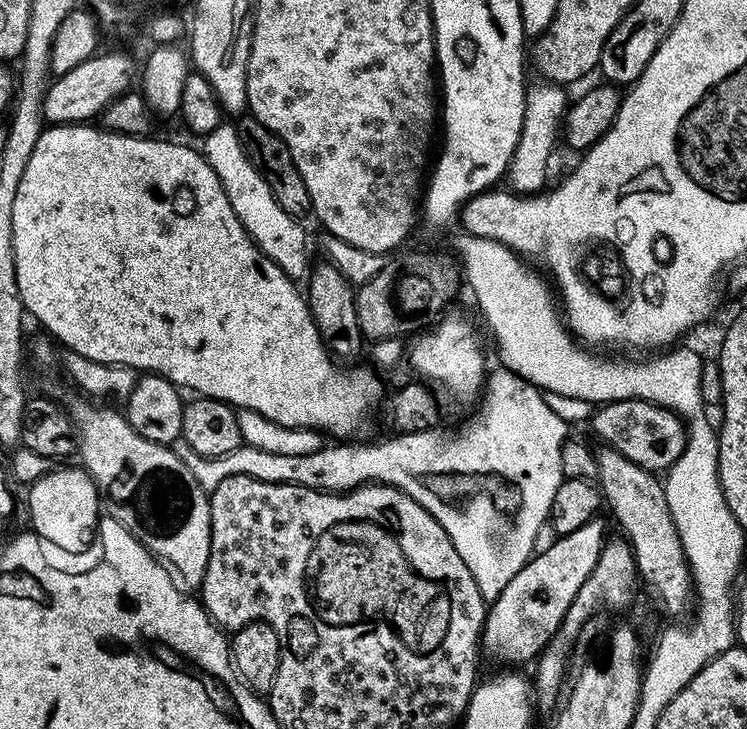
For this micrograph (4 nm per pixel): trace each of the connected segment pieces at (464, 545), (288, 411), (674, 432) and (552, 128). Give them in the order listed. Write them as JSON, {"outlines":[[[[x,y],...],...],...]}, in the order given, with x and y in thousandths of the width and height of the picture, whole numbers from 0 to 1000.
{"outlines":[[[[665,502],[652,512],[645,542],[641,545],[643,561],[632,571],[632,578],[617,593],[606,598],[582,598],[578,590],[562,593],[535,593],[526,604],[511,604],[506,609],[471,609],[477,606],[450,606],[443,612],[426,616],[420,623],[356,623],[356,617],[324,612],[308,623],[296,626],[272,626],[260,617],[245,601],[236,605],[233,617],[265,656],[270,672],[282,678],[292,661],[303,661],[309,653],[333,653],[351,661],[368,664],[398,664],[411,669],[427,669],[431,675],[470,675],[471,671],[490,664],[517,664],[542,675],[565,700],[570,700],[597,727],[597,738],[608,743],[608,754],[618,771],[624,771],[624,782],[635,787],[635,798],[649,826],[657,826],[677,809],[683,793],[704,776],[719,756],[718,739],[723,728],[731,724],[739,706],[742,678],[747,678],[747,667],[756,657],[752,647],[752,615],[762,602],[760,582],[732,554],[730,539],[707,521]]],[[[112,167],[60,174],[58,180],[55,180],[51,195],[46,200],[46,211],[40,211],[40,222],[35,222],[35,239],[29,239],[29,250],[24,250],[24,266],[19,272],[19,365],[24,376],[24,398],[27,399],[29,414],[32,416],[33,428],[46,431],[50,446],[52,446],[55,451],[60,450],[60,453],[66,455],[60,457],[63,457],[71,468],[79,469],[79,466],[82,466],[82,473],[84,473],[86,477],[92,477],[104,486],[110,486],[110,491],[126,491],[126,497],[162,499],[187,513],[220,516],[229,527],[236,528],[236,531],[242,535],[250,535],[250,532],[253,532],[257,540],[278,543],[284,549],[296,549],[297,551],[311,556],[311,558],[317,562],[344,565],[355,571],[357,576],[364,576],[369,582],[376,582],[384,587],[416,587],[419,590],[427,590],[440,599],[443,599],[442,597],[450,598],[444,601],[475,599],[471,597],[502,568],[503,558],[507,557],[509,547],[514,543],[514,527],[509,523],[510,512],[498,502],[494,502],[494,505],[450,506],[450,501],[452,501],[451,495],[434,471],[427,450],[414,428],[408,402],[403,399],[403,396],[400,401],[400,398],[391,391],[390,383],[392,380],[375,369],[363,354],[353,350],[347,337],[337,331],[335,321],[324,310],[319,294],[313,294],[313,283],[308,283],[308,272],[303,272],[303,261],[297,261],[297,250],[292,250],[292,239],[286,239],[286,233],[278,226],[272,213],[269,213],[264,204],[261,209],[260,204],[250,203],[246,198],[229,198],[225,192],[203,192],[205,189],[194,189],[191,187],[166,187],[161,181],[146,181],[134,173],[130,173],[130,176],[118,174],[123,173]]],[[[829,549],[821,554],[810,554],[799,558],[793,571],[793,593],[805,605],[805,610],[827,617],[854,639],[859,639],[874,650],[888,649],[900,641],[902,634],[908,634],[910,626],[917,624],[921,613],[921,599],[918,597],[918,583],[904,565],[894,560],[882,560],[878,554],[871,554],[863,549]]],[[[728,110],[720,112],[715,117],[711,114],[703,122],[699,178],[677,237],[679,257],[692,266],[722,265],[735,251],[734,224],[739,219],[739,202],[744,192],[747,198],[750,169],[760,148],[759,125],[751,117],[735,115]]]]}

